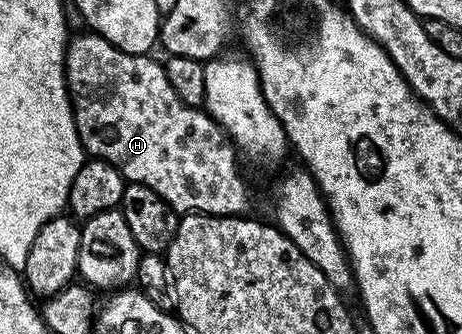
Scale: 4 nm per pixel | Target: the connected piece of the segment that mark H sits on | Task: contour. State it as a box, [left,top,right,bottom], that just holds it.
[66,33,250,216]

